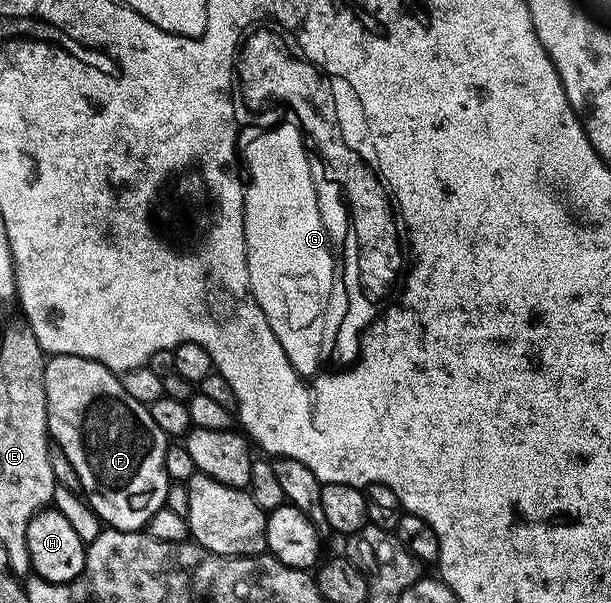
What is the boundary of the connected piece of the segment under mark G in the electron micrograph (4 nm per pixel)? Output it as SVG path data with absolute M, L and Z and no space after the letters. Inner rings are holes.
M285 132L283 135L276 133L274 135L263 136L262 139L252 141L251 146L247 148L248 162L252 167L250 174L250 187L244 191L244 234L246 235L246 263L248 264L248 289L254 295L256 305L262 307L262 315L266 315L266 323L270 323L270 331L274 331L274 335L278 339L278 343L286 351L286 355L290 359L290 363L294 367L294 371L300 374L305 379L316 379L323 374L325 378L330 379L330 363L325 364L324 361L316 361L318 356L317 351L320 351L320 319L318 319L318 311L320 307L324 305L332 305L332 295L330 293L340 293L340 287L342 287L342 277L344 277L344 261L336 259L336 247L342 243L344 247L344 241L342 241L342 227L344 227L344 221L342 221L342 215L336 215L332 211L332 205L328 203L330 199L330 193L332 191L332 185L328 181L328 175L324 173L322 169L322 163L318 163L320 155L324 155L322 151L322 145L316 141L314 145L314 151L310 157L306 157L302 153L302 145L300 145L300 139L298 139L298 133Z

